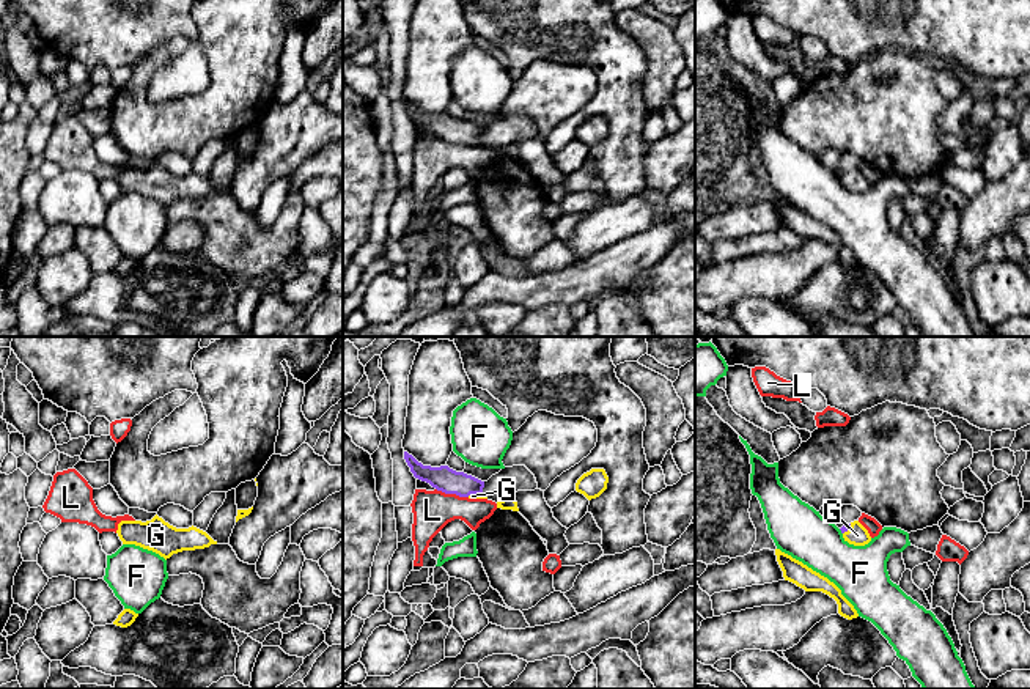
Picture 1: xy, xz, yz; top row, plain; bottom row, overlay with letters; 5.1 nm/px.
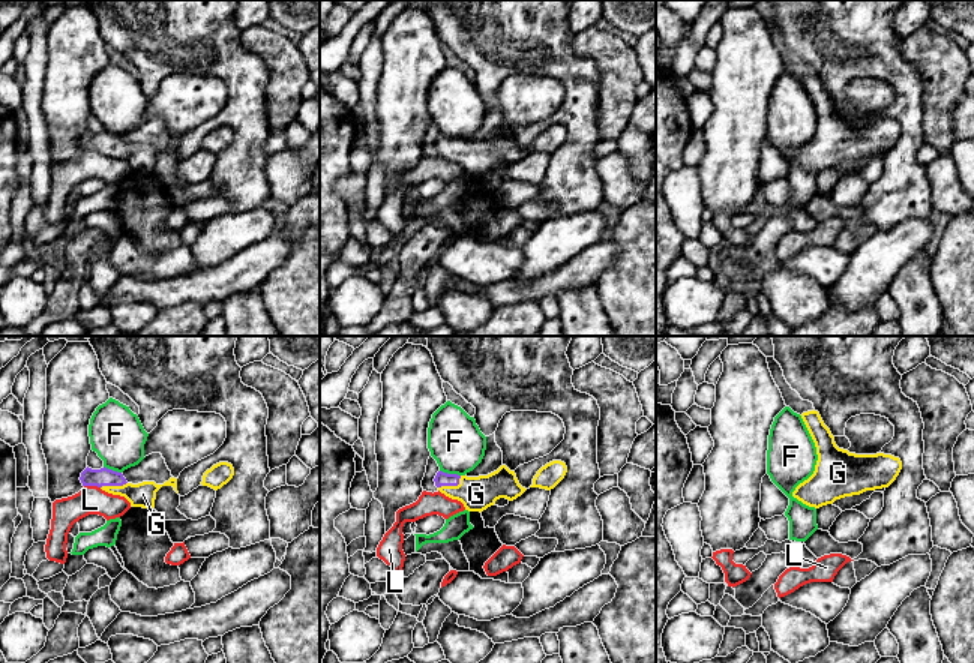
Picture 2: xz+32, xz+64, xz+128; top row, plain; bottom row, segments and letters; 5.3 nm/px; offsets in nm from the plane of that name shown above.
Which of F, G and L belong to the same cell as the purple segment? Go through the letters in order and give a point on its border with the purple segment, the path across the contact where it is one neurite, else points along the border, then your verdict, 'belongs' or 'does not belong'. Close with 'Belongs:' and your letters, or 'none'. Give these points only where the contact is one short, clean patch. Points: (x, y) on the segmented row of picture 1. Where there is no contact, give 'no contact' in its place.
F: yz (842, 532) | does not belong
G: xz (474, 493) | belongs
L: xz (452, 493) | does not belong
Belongs: G

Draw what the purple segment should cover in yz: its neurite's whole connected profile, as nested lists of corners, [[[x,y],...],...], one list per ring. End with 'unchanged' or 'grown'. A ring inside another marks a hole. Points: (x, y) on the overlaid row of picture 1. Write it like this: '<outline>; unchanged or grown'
[[[859,521],[843,525],[840,530],[849,544],[865,546],[871,541],[868,530]]]; grown

